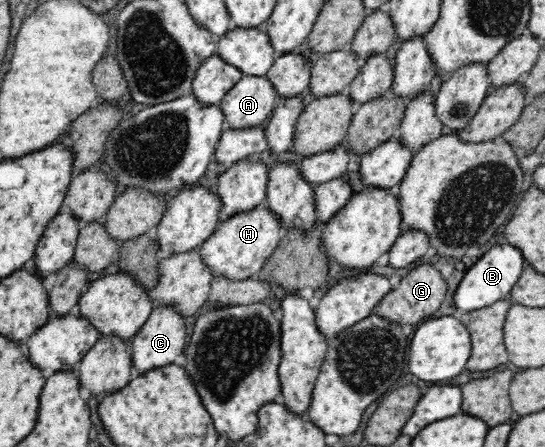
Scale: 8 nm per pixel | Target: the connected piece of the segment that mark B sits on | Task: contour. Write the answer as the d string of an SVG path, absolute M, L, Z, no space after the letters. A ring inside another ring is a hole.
M508 242L493 245L464 274L454 297L456 307L468 312L491 306L493 303L509 298L509 293L516 285L520 275L522 275L526 264L527 261L518 247L514 247Z

